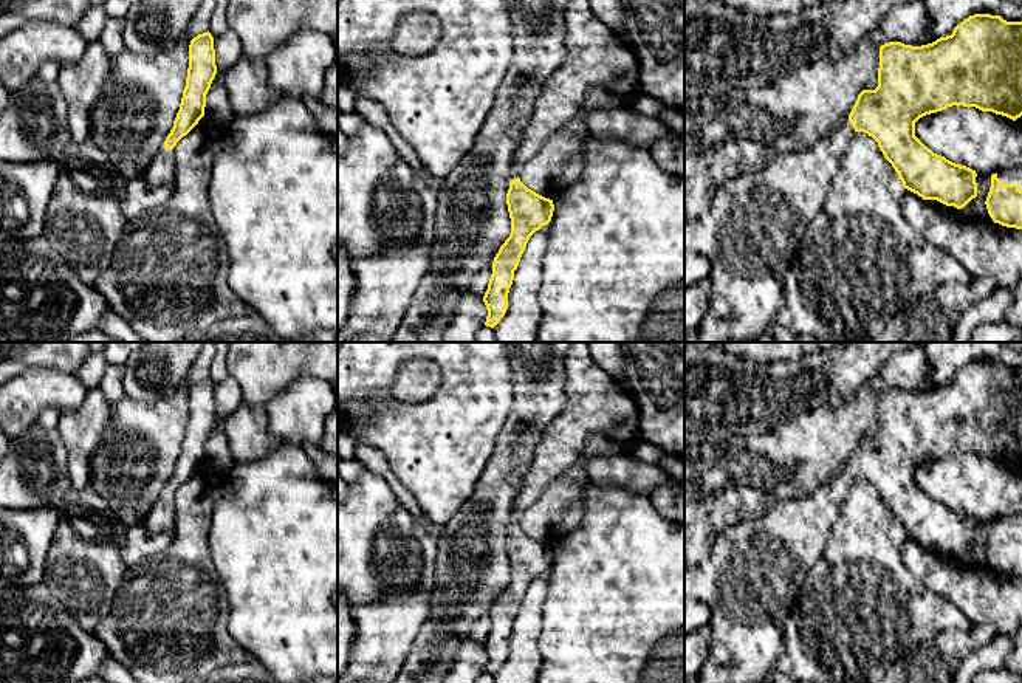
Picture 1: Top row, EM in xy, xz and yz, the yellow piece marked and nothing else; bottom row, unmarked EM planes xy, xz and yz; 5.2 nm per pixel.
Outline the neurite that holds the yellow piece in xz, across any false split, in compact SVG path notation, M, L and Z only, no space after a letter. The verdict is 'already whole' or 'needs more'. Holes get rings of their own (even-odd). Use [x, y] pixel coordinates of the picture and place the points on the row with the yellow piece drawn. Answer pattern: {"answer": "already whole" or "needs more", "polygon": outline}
{"answer": "needs more", "polygon": "M568 0L564 11L564 43L567 48L565 60L545 81L533 105L530 125L523 130L519 141L514 169L506 194L506 204L511 218L511 234L500 246L492 262L492 274L483 302L488 310L486 327L494 328L508 310L508 293L514 280L514 271L526 248L530 237L553 217L553 200L545 198L528 189L519 178L519 170L547 144L547 141L568 122L571 122L590 90L602 90L613 96L626 98L640 91L640 62L624 40L601 22L590 8L588 0Z"}

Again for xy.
{"answer": "needs more", "polygon": "M207 31L190 40L189 68L180 110L173 121L173 127L164 141L164 147L156 153L142 175L149 186L173 183L175 169L172 149L204 116L206 94L215 74L214 37Z"}

